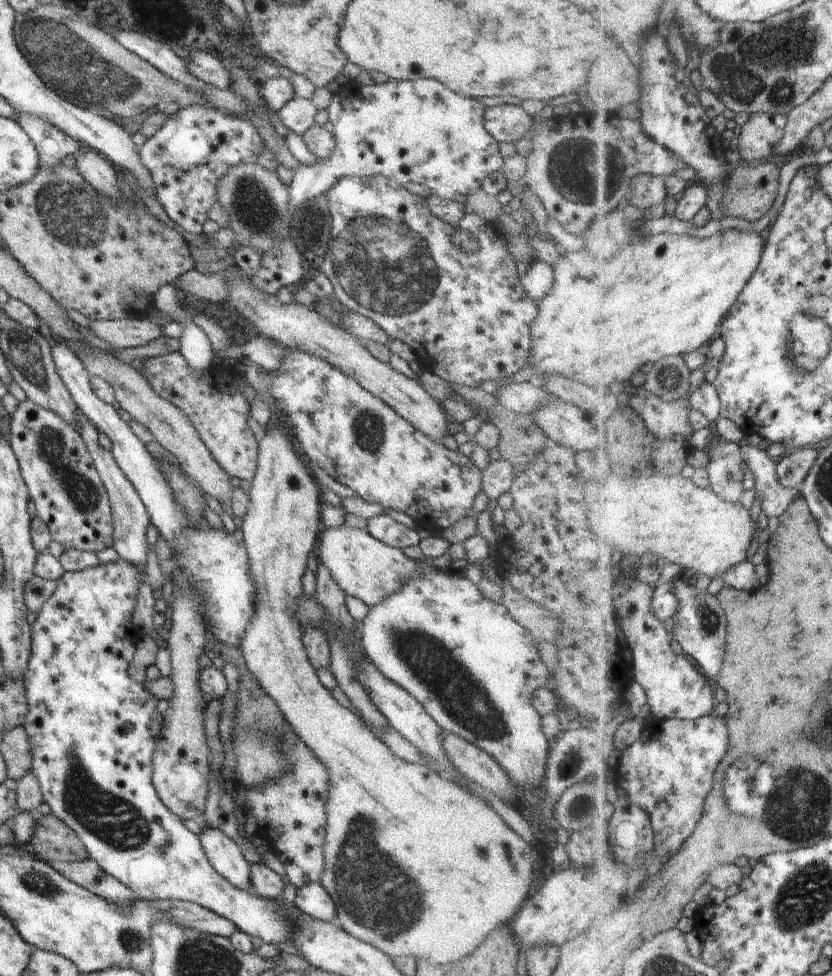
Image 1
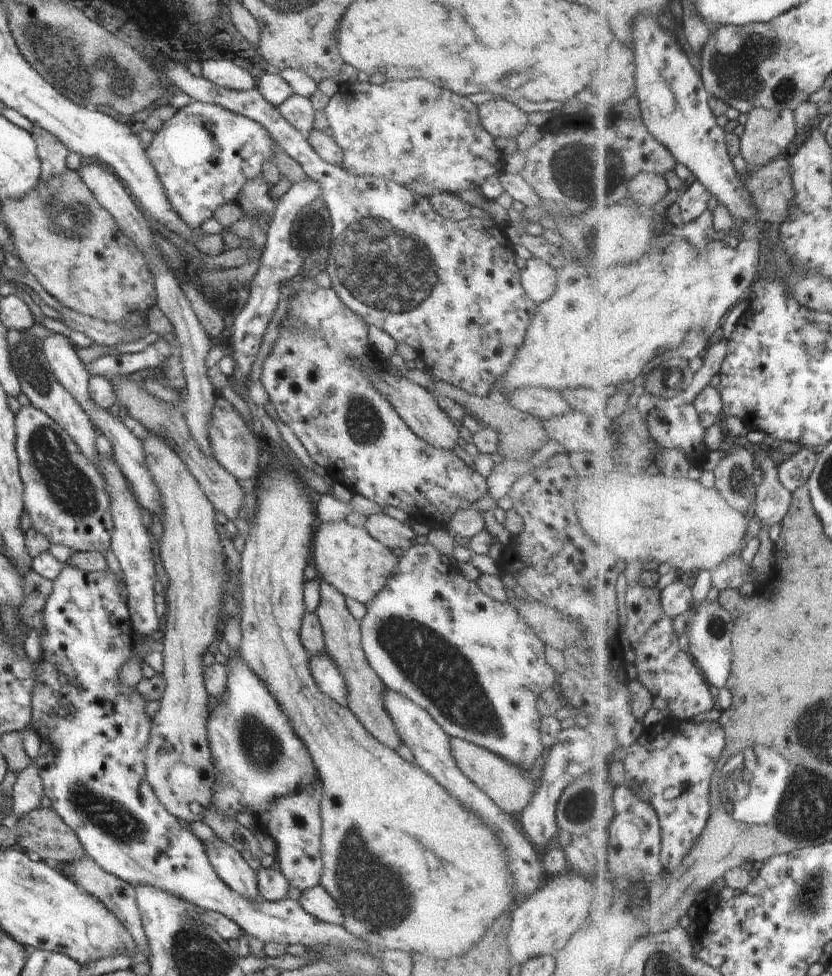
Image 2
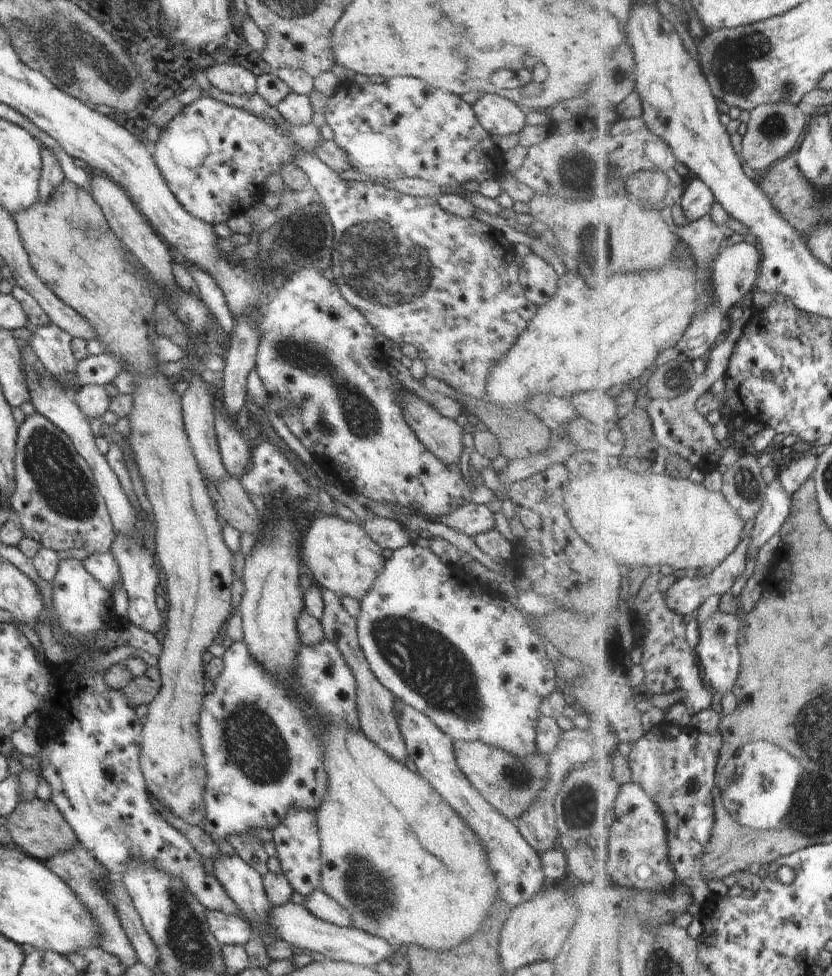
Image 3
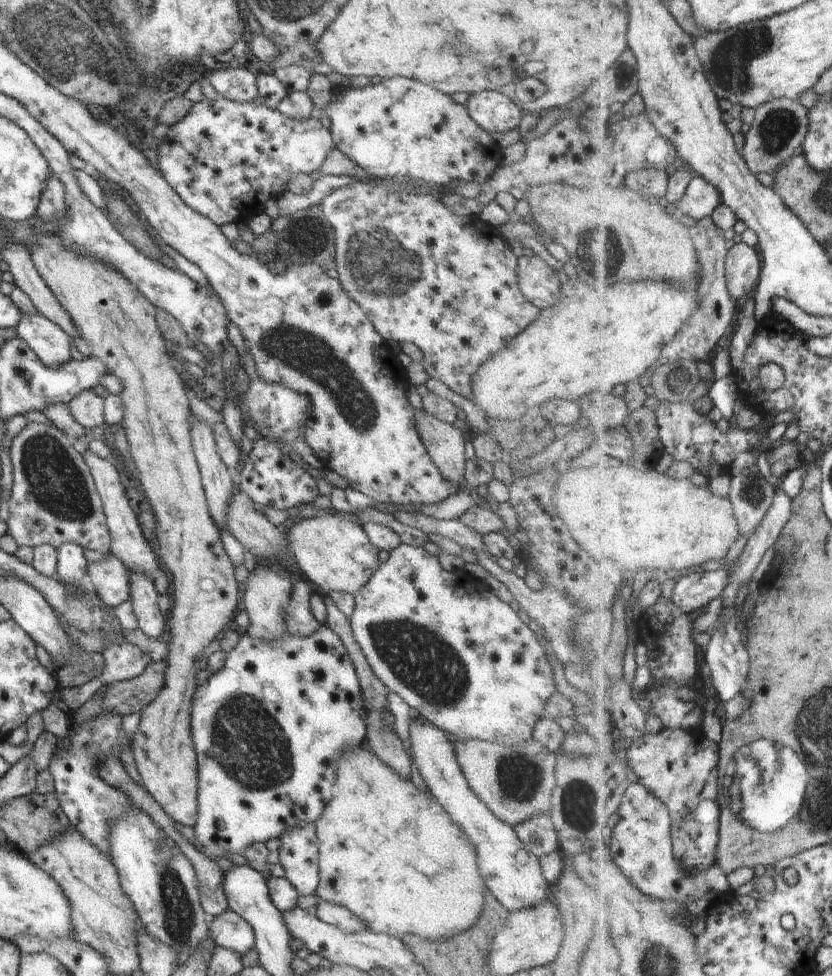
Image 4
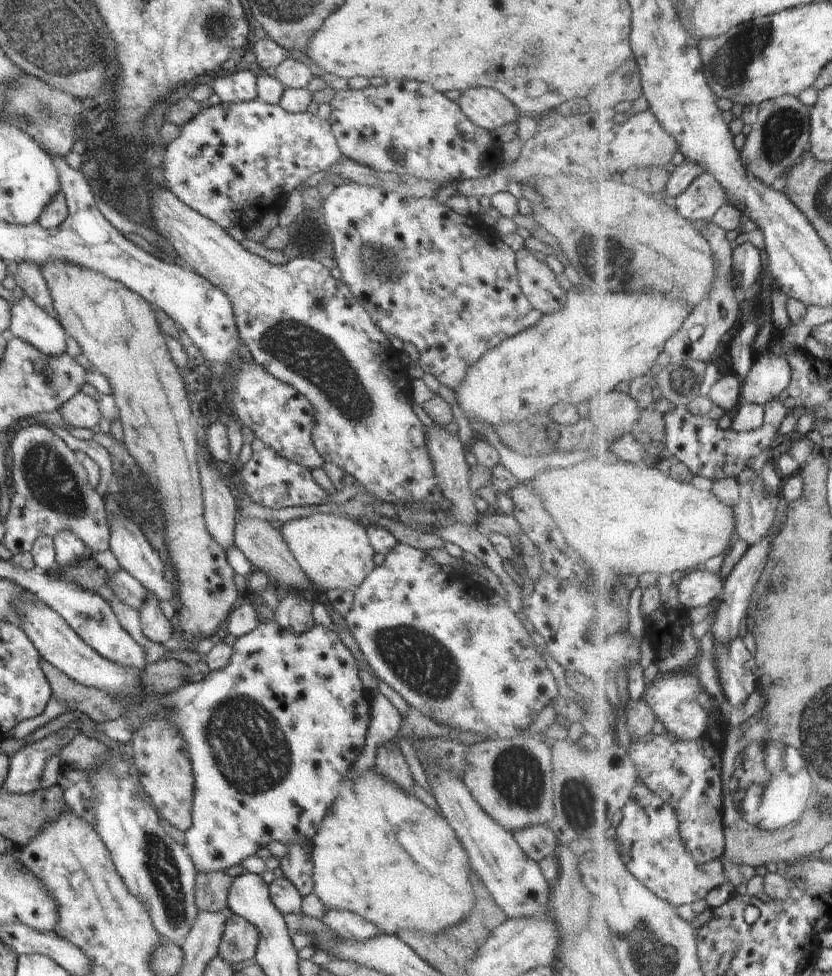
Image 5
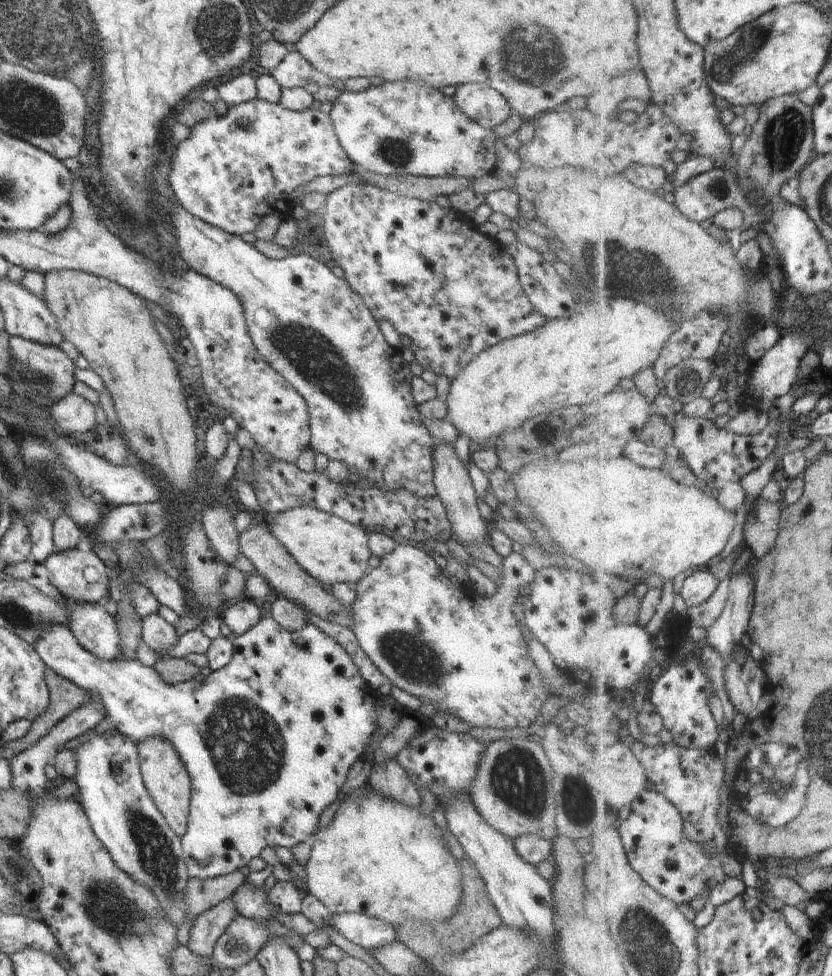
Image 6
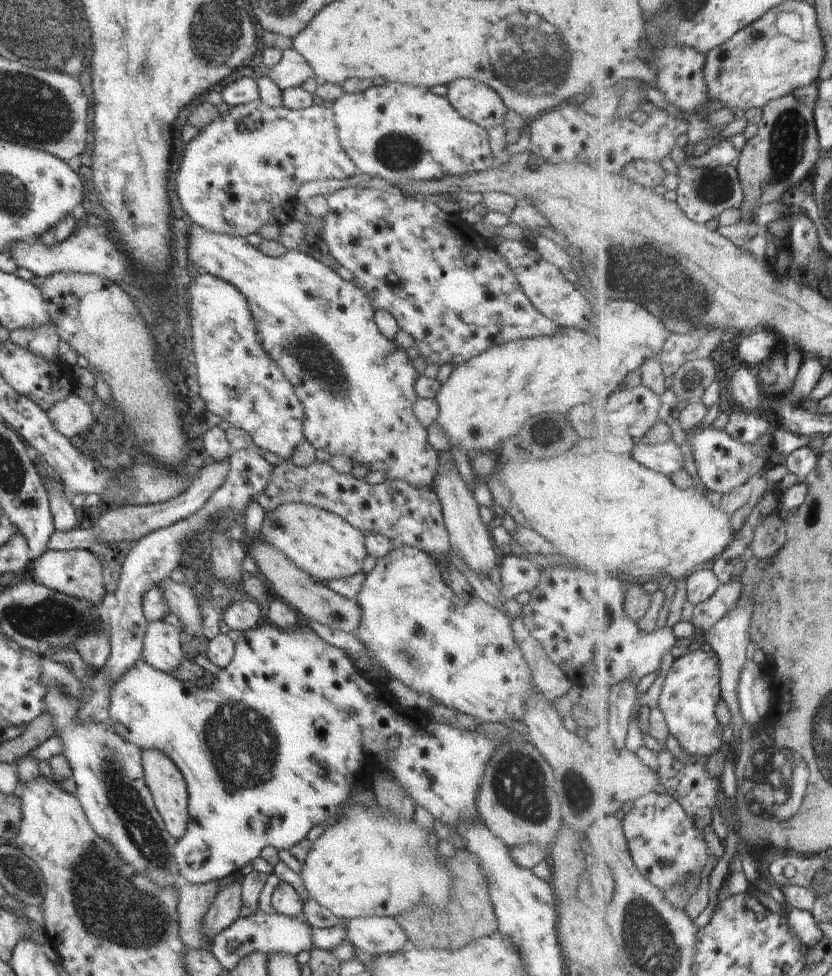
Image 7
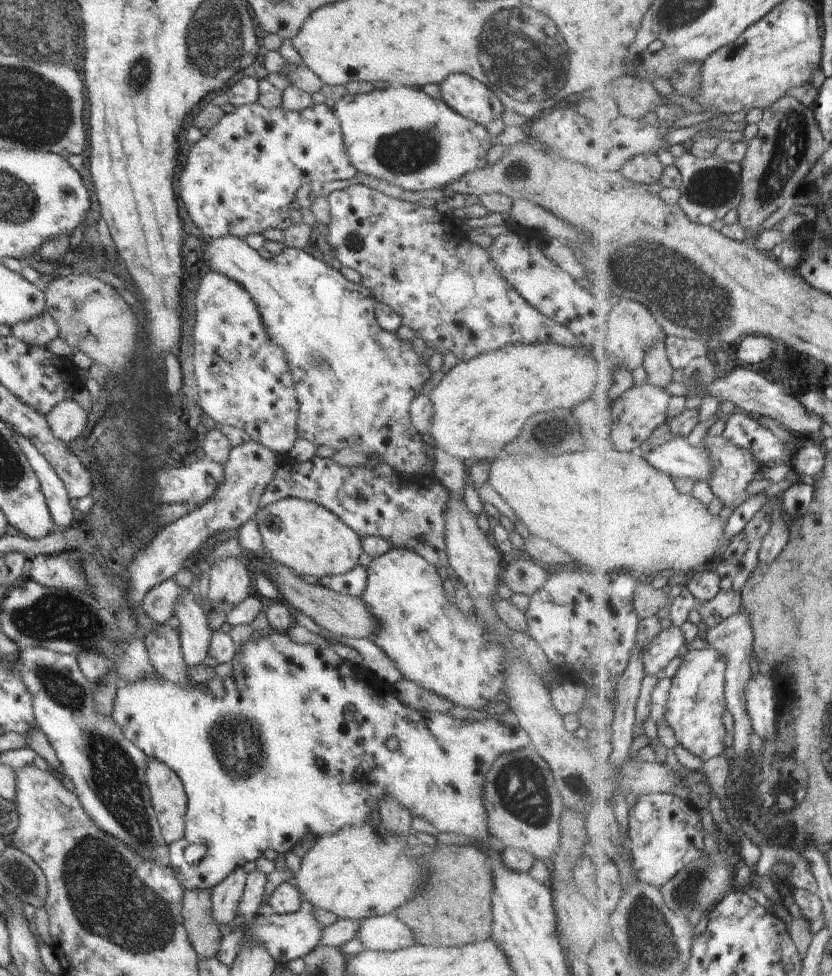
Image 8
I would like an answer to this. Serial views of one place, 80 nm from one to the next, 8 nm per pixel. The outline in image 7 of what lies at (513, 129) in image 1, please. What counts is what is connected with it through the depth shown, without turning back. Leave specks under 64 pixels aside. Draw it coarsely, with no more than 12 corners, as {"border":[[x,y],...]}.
{"border":[[456,79],[445,97],[486,130],[503,124],[508,108],[489,86]]}

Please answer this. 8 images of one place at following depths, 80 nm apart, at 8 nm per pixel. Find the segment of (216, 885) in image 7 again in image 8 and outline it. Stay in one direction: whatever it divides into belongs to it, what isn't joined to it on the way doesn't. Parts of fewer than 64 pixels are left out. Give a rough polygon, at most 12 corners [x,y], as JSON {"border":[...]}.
{"border":[[185,889],[181,908],[190,944],[215,957],[224,932],[210,889]]}

